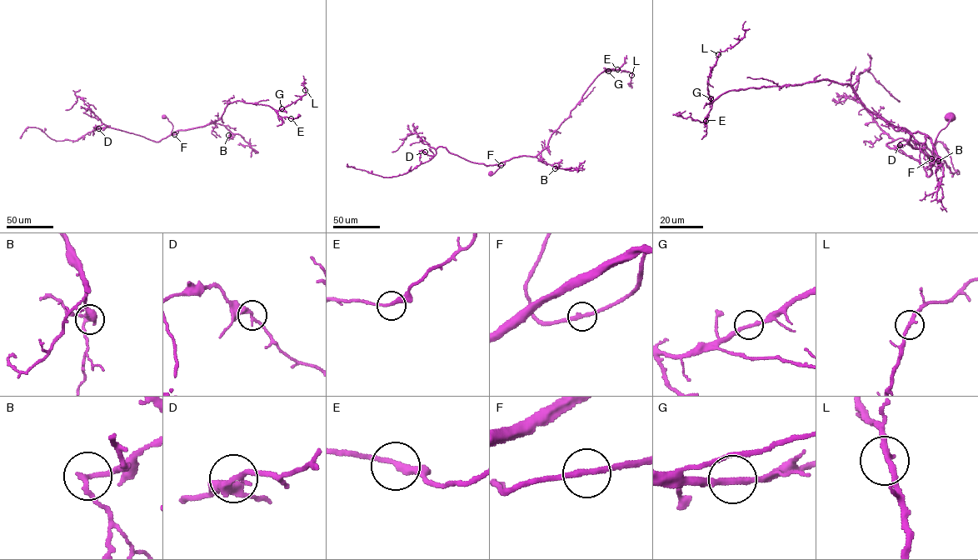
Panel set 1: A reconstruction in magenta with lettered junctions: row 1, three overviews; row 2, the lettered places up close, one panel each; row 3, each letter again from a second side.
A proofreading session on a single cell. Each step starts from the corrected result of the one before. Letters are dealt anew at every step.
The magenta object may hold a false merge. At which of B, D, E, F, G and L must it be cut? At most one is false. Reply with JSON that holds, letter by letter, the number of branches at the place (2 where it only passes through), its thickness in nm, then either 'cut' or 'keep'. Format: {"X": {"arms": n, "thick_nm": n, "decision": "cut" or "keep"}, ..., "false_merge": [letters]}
{"B": {"arms": 2, "thick_nm": 200, "decision": "keep"}, "D": {"arms": 2, "thick_nm": 240, "decision": "keep"}, "E": {"arms": 2, "thick_nm": 240, "decision": "keep"}, "F": {"arms": 2, "thick_nm": 240, "decision": "keep"}, "G": {"arms": 2, "thick_nm": 240, "decision": "keep"}, "L": {"arms": 2, "thick_nm": 240, "decision": "keep"}, "false_merge": []}

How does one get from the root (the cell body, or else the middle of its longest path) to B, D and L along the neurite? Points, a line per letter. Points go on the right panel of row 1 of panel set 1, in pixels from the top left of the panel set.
B: (950, 117), (935, 142), (932, 159), (908, 141), (912, 133), (923, 133), (930, 138), (938, 161)
D: (950, 117), (933, 158), (922, 149), (929, 176), (917, 160), (886, 144), (908, 142), (900, 145)
L: (950, 117), (932, 159), (848, 84), (730, 90), (711, 103), (707, 82), (718, 54)

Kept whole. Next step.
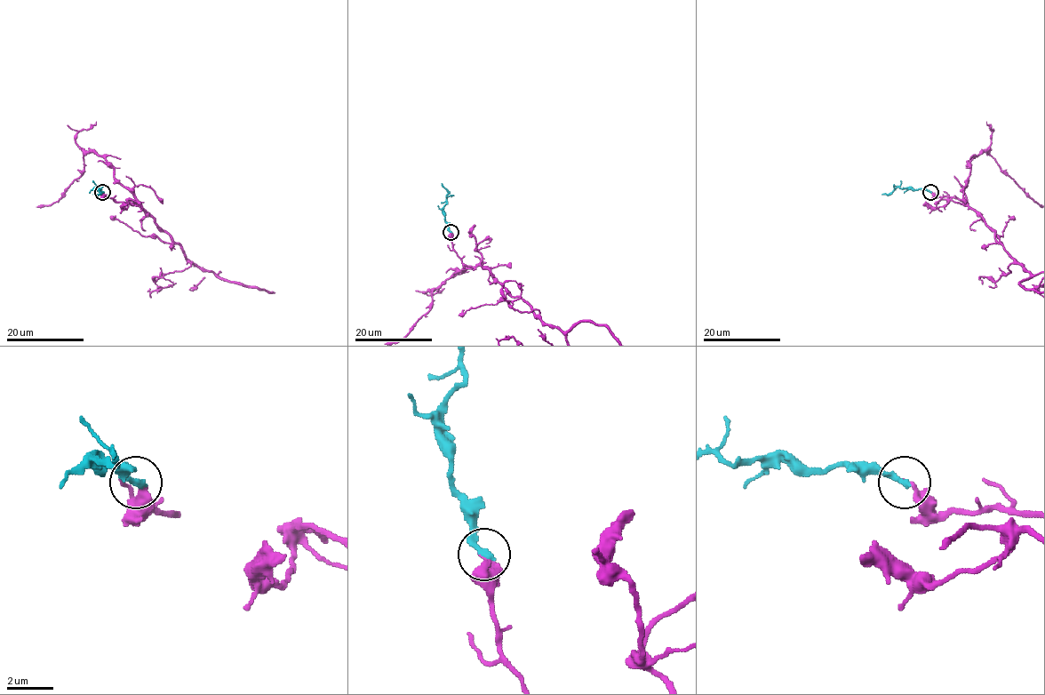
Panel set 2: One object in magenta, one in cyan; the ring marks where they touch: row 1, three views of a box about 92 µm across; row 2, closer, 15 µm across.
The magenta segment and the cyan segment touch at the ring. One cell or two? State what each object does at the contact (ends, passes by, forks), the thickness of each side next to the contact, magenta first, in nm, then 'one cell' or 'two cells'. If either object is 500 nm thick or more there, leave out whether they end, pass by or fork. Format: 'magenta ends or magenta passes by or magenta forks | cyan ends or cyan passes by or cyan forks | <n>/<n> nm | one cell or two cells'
magenta ends | cyan ends | 200/280 nm | two cells

